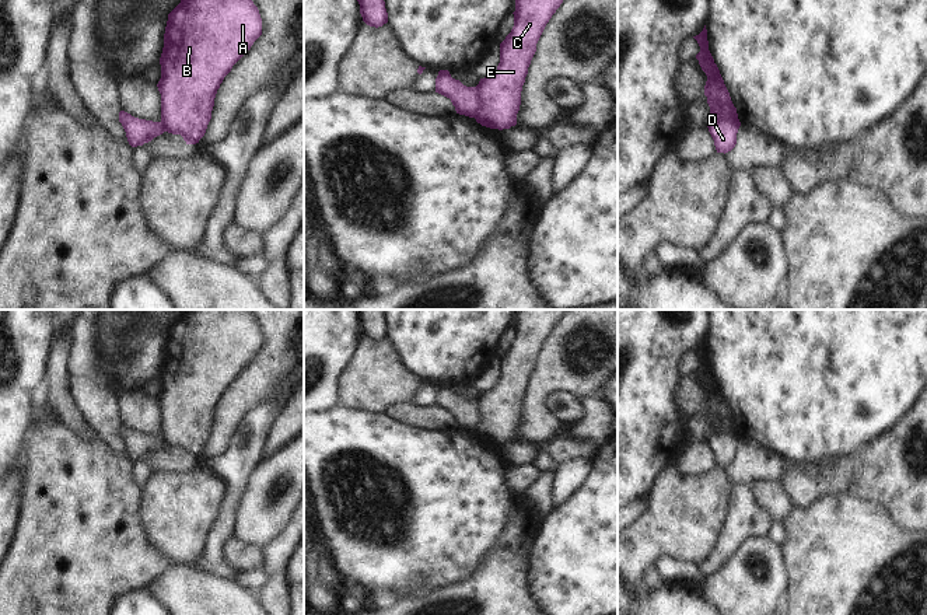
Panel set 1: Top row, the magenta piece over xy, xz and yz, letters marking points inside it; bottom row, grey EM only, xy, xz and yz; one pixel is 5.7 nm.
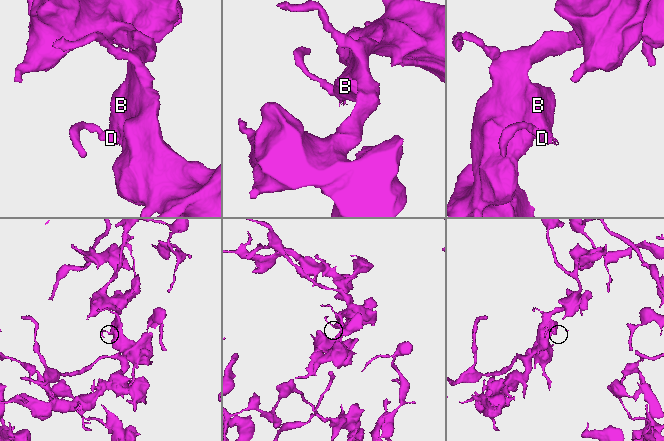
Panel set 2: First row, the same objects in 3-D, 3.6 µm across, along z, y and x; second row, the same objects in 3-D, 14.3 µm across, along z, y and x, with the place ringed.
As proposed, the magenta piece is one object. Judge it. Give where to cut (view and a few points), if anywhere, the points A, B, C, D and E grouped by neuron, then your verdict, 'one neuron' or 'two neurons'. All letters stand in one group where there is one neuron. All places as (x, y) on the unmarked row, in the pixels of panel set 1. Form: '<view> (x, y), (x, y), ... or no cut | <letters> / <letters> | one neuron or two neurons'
xz (476, 401), (478, 425), (474, 430) | A B C E / D | two neurons

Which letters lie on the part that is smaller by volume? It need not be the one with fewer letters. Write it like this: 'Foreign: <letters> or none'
Foreign: D

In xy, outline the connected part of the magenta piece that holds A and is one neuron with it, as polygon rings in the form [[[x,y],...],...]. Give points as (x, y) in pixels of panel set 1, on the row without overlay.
[[[246,310],[181,314],[168,328],[157,398],[168,447],[199,457],[220,398],[260,349],[259,324]]]

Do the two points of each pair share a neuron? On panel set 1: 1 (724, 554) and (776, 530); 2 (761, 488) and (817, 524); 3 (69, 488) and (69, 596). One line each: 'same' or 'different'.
1: different
2: different
3: same

